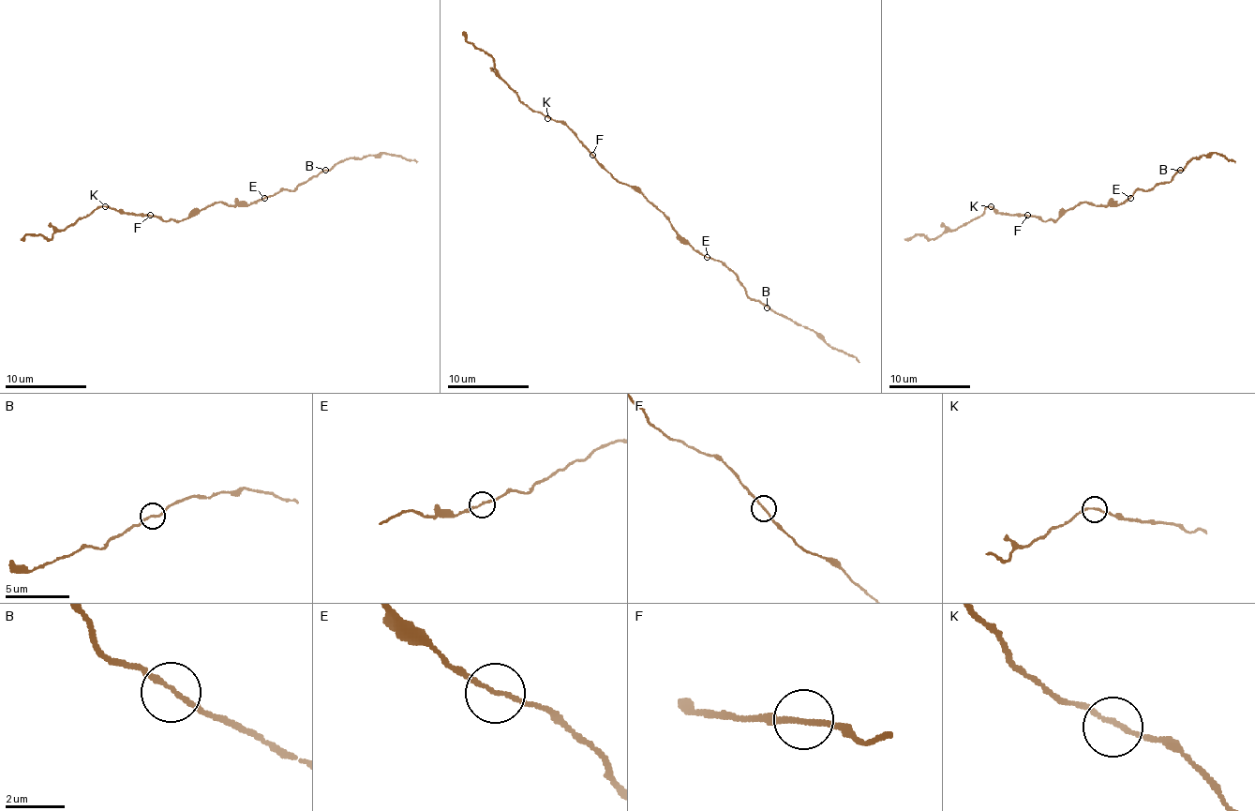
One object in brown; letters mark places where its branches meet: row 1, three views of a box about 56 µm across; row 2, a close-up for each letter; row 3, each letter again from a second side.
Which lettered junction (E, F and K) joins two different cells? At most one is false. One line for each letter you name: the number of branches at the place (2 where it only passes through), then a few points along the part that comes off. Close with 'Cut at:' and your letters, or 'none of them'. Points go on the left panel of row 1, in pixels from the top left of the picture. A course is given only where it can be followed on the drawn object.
Cut at: none of them

